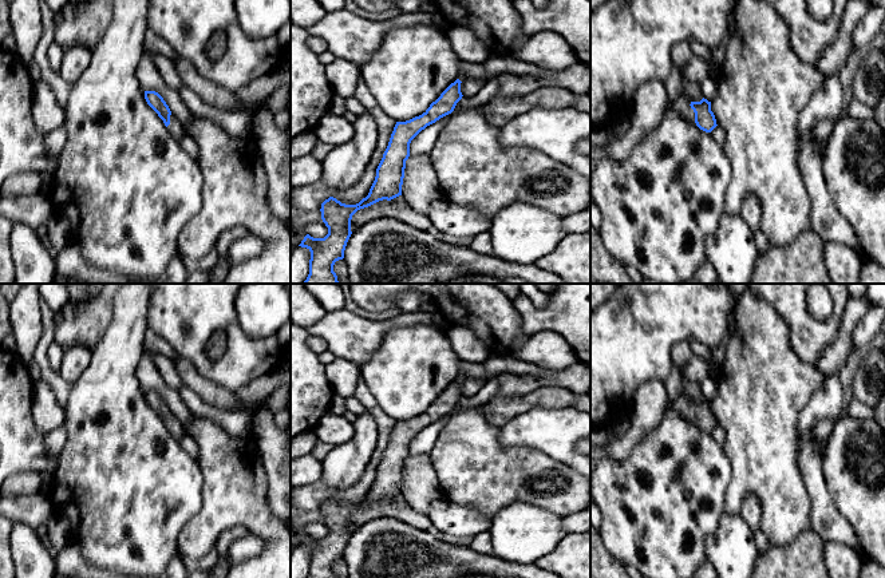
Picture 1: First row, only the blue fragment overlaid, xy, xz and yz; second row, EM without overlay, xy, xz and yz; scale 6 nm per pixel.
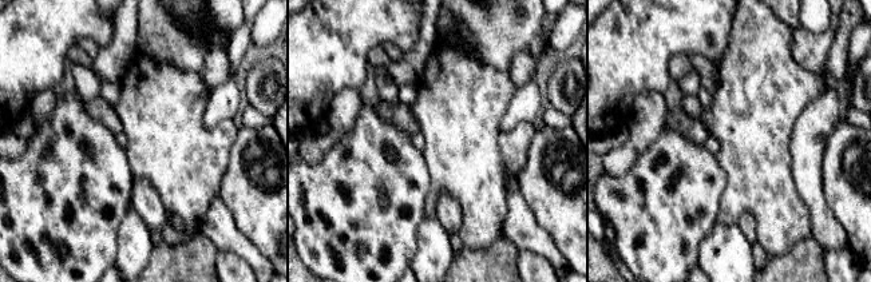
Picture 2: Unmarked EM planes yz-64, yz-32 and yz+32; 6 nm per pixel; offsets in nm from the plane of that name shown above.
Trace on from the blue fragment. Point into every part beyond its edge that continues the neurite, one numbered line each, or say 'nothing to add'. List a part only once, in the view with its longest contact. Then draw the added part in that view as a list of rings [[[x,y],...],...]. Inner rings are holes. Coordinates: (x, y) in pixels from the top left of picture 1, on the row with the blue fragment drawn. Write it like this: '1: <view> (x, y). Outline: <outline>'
1: yz (682, 105). Outline: [[[683,94],[681,96],[679,96],[675,102],[673,102],[673,107],[675,110],[687,120],[695,123],[695,112],[691,108],[691,100],[690,98]]]

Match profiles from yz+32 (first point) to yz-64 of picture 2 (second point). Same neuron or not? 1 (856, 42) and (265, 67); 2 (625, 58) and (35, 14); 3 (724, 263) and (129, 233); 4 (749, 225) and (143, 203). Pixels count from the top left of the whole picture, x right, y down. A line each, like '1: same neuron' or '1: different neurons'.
1: different neurons
2: same neuron
3: same neuron
4: same neuron

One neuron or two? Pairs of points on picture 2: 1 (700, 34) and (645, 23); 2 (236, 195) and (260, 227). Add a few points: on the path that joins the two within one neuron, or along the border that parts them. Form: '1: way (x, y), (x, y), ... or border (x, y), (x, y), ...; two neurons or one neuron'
1: way (687, 23), (658, 23); one neuron
2: way (244, 203), (260, 219); one neuron

